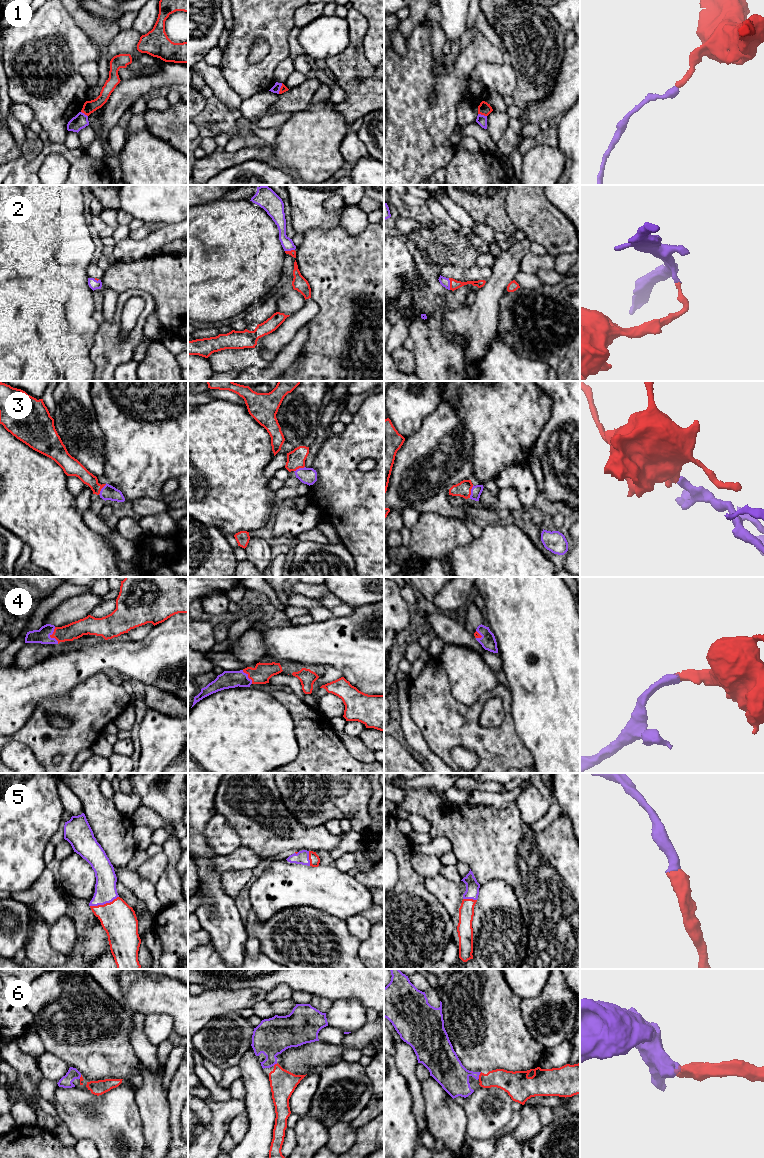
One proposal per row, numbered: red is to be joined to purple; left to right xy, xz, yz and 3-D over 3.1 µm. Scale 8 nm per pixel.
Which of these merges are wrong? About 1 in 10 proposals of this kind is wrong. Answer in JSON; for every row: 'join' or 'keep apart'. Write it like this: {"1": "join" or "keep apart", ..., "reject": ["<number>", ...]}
{"1": "keep apart", "2": "join", "3": "join", "4": "join", "5": "join", "6": "join", "reject": ["1"]}

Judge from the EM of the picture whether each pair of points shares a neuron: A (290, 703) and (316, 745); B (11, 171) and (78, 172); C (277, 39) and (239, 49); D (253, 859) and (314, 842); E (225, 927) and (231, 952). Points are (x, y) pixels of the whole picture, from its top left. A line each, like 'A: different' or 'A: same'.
A: same
B: same
C: same
D: different
E: same

